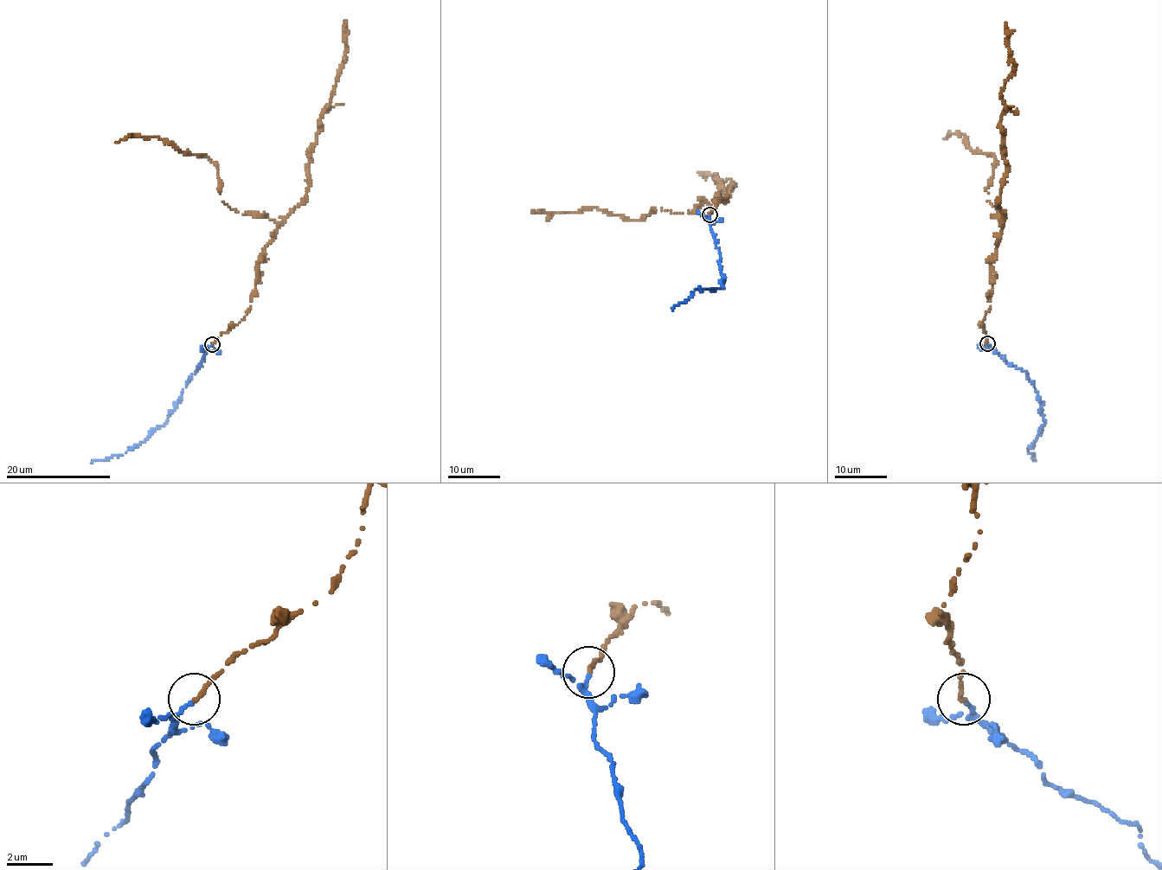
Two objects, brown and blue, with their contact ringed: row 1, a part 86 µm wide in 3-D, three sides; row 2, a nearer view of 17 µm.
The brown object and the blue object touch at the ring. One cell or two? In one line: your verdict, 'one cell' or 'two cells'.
one cell

